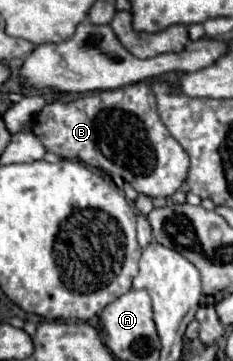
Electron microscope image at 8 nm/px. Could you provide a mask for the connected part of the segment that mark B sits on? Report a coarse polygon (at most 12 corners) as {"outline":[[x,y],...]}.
{"outline":[[144,82],[50,102],[48,152],[172,196],[190,158]]}

